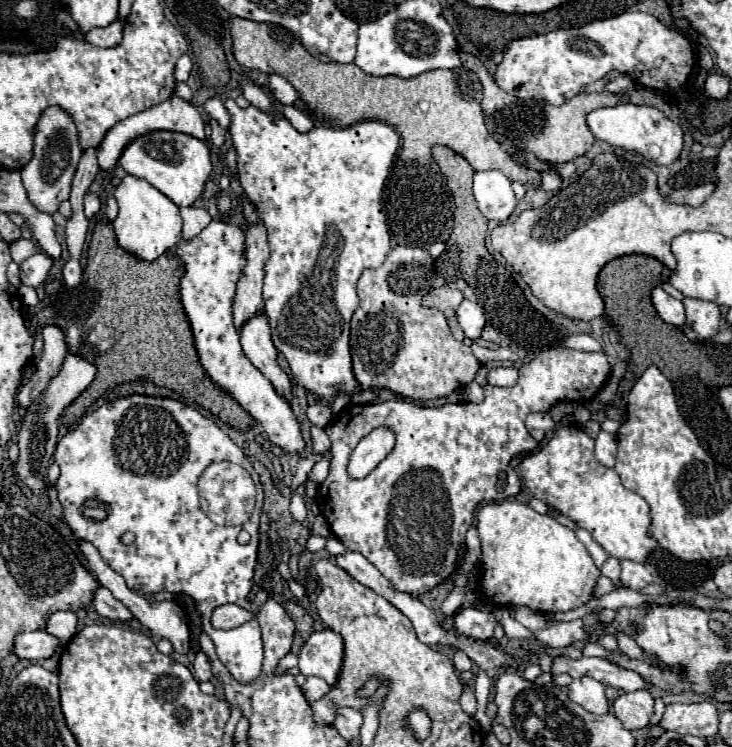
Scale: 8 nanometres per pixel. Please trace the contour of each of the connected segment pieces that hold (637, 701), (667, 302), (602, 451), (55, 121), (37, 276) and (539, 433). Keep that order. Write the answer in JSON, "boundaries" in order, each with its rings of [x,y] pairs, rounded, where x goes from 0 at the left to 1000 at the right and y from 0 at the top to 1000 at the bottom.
{"boundaries":[[[[884,924],[848,929],[837,940],[837,950],[857,977],[881,975],[892,959],[892,932]]],[[[895,383],[892,391],[889,391],[889,404],[898,415],[898,420],[919,434],[919,436],[933,436],[936,434],[936,412],[933,412],[933,404],[922,402],[919,396],[914,396],[903,383]]],[[[821,576],[818,584],[813,586],[813,613],[824,624],[837,627],[840,624],[840,608],[843,608],[843,584]]],[[[67,142],[59,147],[51,174],[48,174],[48,193],[45,193],[45,212],[40,220],[29,228],[29,238],[34,246],[34,254],[40,260],[40,268],[48,273],[48,278],[72,286],[78,284],[81,273],[94,265],[97,257],[97,241],[102,236],[108,212],[113,201],[108,195],[108,177],[100,166],[100,158],[94,150],[89,150],[83,142]]],[[[51,337],[48,343],[40,343],[37,348],[31,348],[26,353],[26,369],[29,378],[37,383],[53,383],[61,378],[67,361],[72,356],[72,348],[67,348],[67,343],[61,343],[61,337]]],[[[739,552],[723,554],[717,568],[720,568],[723,581],[725,581],[731,589],[739,589],[739,586],[745,584],[745,578],[750,578],[750,576],[758,573],[758,565],[753,562],[753,557],[750,557],[750,554],[739,554]]]]}

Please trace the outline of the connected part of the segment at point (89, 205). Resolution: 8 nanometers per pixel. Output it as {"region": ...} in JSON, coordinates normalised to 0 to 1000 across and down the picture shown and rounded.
{"region":[[[122,260],[122,262],[115,264],[115,269],[116,269],[116,289],[119,289],[119,292],[130,289],[130,286],[135,284],[135,278],[138,278],[138,265],[133,265],[130,260]]]}

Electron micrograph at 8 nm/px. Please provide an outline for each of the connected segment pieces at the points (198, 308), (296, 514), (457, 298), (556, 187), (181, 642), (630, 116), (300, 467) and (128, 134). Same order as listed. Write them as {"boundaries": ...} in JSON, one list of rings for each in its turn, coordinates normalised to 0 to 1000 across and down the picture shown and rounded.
{"boundaries":[[[[291,295],[266,319],[245,321],[245,327],[239,329],[239,340],[253,353],[253,369],[245,380],[245,396],[261,434],[272,485],[280,493],[283,503],[302,522],[316,527],[329,541],[329,546],[359,570],[373,594],[398,608],[411,605],[417,600],[417,592],[411,586],[408,565],[403,562],[398,544],[376,525],[373,514],[332,474],[327,444],[318,434],[318,396],[324,375],[329,372],[329,364],[335,359],[335,311],[321,300]]],[[[400,661],[396,669],[395,683],[400,695],[406,699],[413,699],[419,689],[419,681],[413,665],[406,661]]],[[[613,383],[594,386],[594,388],[583,391],[581,399],[578,399],[578,407],[581,407],[581,410],[597,412],[597,415],[602,415],[602,418],[611,423],[616,447],[619,447],[624,455],[633,455],[633,452],[635,452],[635,447],[633,447],[633,442],[630,442],[630,436],[627,436],[627,431],[624,431],[624,426],[622,426],[622,418],[624,418],[630,402],[633,402],[630,388],[613,386]]],[[[751,228],[739,232],[738,252],[745,256],[761,257],[766,253],[768,240],[762,230]]],[[[108,723],[108,734],[111,734],[113,744],[119,747],[124,766],[130,768],[130,774],[133,774],[133,779],[135,779],[138,784],[149,787],[149,790],[154,793],[154,798],[157,798],[171,814],[176,814],[176,819],[179,819],[195,838],[201,838],[201,841],[206,843],[206,849],[234,857],[239,873],[255,876],[255,870],[258,870],[258,841],[255,841],[255,835],[253,835],[250,817],[245,814],[242,806],[236,806],[236,803],[234,803],[234,806],[214,806],[214,803],[201,803],[201,801],[195,801],[193,795],[187,795],[187,793],[182,793],[182,790],[173,787],[168,771],[163,771],[160,766],[154,766],[154,763],[141,752],[138,742],[133,739],[133,734],[127,734],[127,728],[122,728],[119,723]]],[[[857,137],[835,145],[816,145],[802,153],[802,169],[816,187],[832,193],[835,198],[848,198],[854,203],[876,206],[878,212],[900,222],[911,222],[922,217],[930,206],[930,195],[933,195],[930,169],[914,161],[903,147],[892,142],[873,142]]],[[[426,606],[422,612],[414,613],[408,617],[396,651],[400,660],[403,660],[407,651],[417,647],[425,627],[429,624],[430,618],[434,618],[439,613],[441,613],[440,609]]],[[[234,129],[231,134],[225,134],[225,137],[220,137],[220,139],[209,142],[209,145],[201,145],[198,150],[190,150],[184,155],[176,155],[171,161],[165,161],[163,166],[157,166],[146,177],[146,182],[141,185],[141,190],[135,195],[135,225],[146,228],[146,230],[154,230],[157,222],[160,222],[160,214],[163,214],[165,203],[168,203],[168,198],[179,187],[184,187],[184,185],[190,185],[190,182],[195,182],[201,177],[234,174],[234,177],[250,177],[250,179],[258,179],[258,182],[266,182],[266,185],[280,185],[277,169],[280,169],[280,163],[277,163],[277,158],[275,158],[275,153],[272,153],[272,147],[266,142],[261,142],[258,137],[247,134],[245,129]]]]}

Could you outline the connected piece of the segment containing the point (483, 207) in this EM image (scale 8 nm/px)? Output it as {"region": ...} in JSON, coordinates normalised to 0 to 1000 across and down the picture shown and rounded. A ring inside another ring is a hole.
{"region":[[[682,228],[649,230],[646,262],[652,268],[657,286],[676,297],[690,297],[706,276],[698,244]]]}

